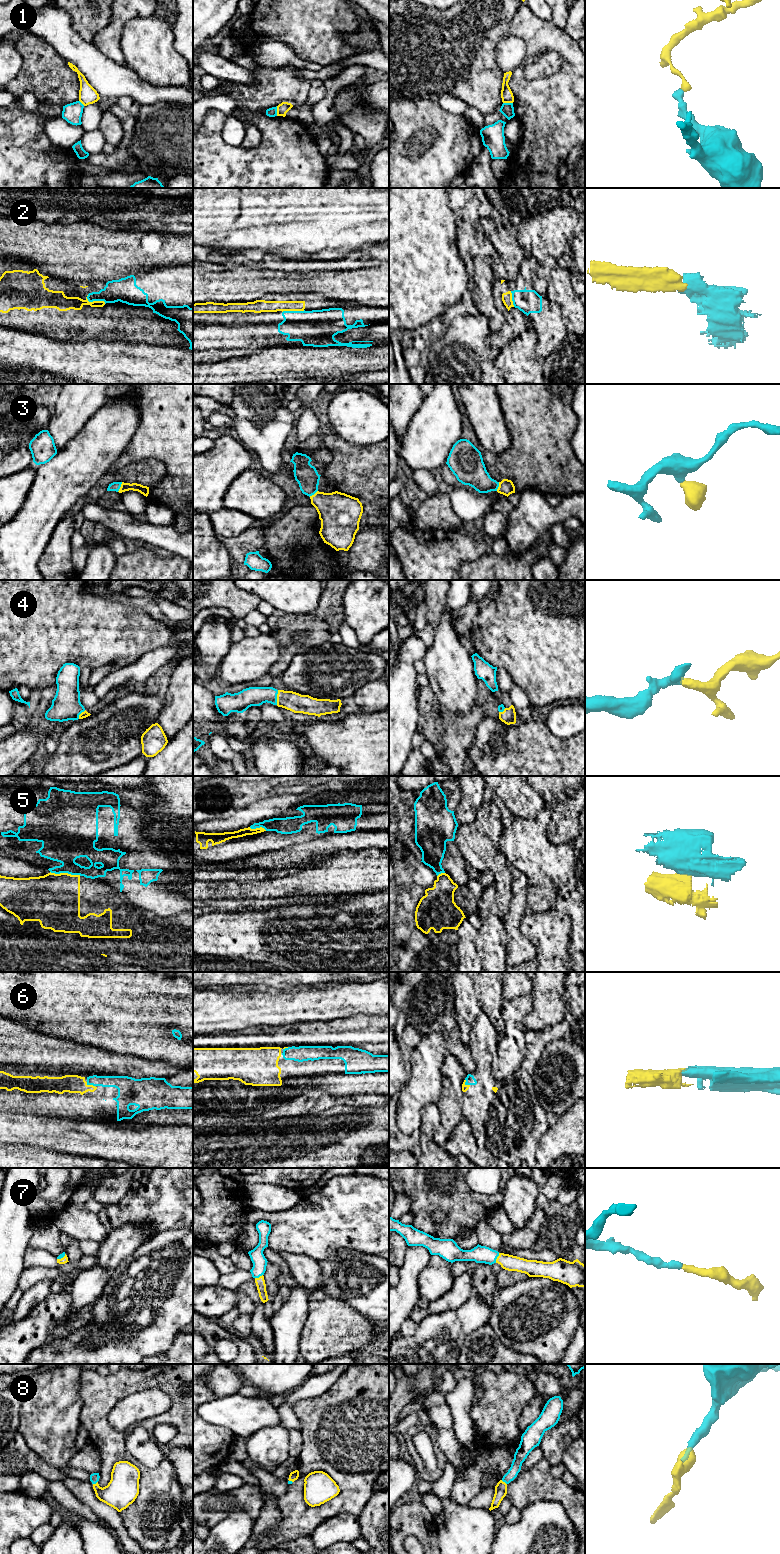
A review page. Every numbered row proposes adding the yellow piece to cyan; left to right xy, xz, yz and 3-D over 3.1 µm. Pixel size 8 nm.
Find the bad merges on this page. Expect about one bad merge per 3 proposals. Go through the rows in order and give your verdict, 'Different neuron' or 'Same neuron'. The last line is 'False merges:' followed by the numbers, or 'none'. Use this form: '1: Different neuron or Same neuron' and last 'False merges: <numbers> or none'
1: Different neuron
2: Different neuron
3: Same neuron
4: Same neuron
5: Different neuron
6: Same neuron
7: Same neuron
8: Same neuron
False merges: 1, 2, 5

